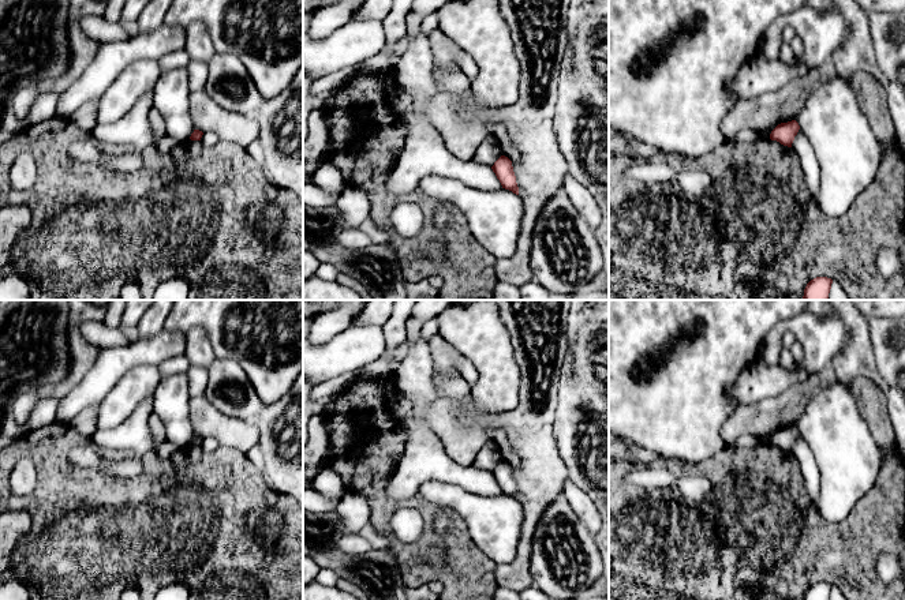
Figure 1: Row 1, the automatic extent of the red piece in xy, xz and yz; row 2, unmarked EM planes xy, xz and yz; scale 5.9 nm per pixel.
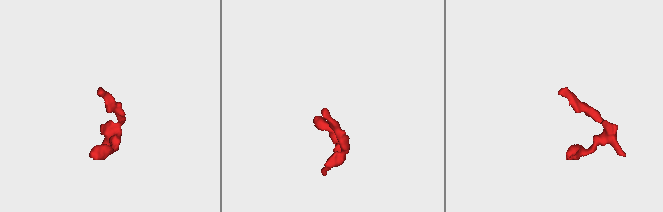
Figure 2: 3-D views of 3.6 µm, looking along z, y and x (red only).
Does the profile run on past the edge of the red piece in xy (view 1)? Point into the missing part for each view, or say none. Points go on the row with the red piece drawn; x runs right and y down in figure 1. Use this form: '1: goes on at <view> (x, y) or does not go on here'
1: does not go on here

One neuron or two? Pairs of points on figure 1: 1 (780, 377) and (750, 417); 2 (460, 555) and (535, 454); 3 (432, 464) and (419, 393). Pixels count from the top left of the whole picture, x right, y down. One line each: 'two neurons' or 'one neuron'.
1: two neurons
2: two neurons
3: one neuron

